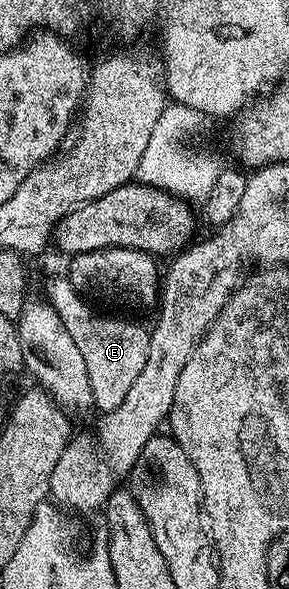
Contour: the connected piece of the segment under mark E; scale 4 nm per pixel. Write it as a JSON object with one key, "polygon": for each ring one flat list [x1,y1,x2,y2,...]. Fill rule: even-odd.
{"polygon":[[67,276,49,279,46,300,54,307,54,311,58,311,70,339,78,343,78,351,82,351,82,359,86,359,95,408,100,408,99,412,105,414,114,411,114,407,126,399,130,387,134,387,134,379,142,375,142,367,146,367,146,359,150,355,149,330,124,317,95,313,80,297,83,297,81,290,75,289]]}

